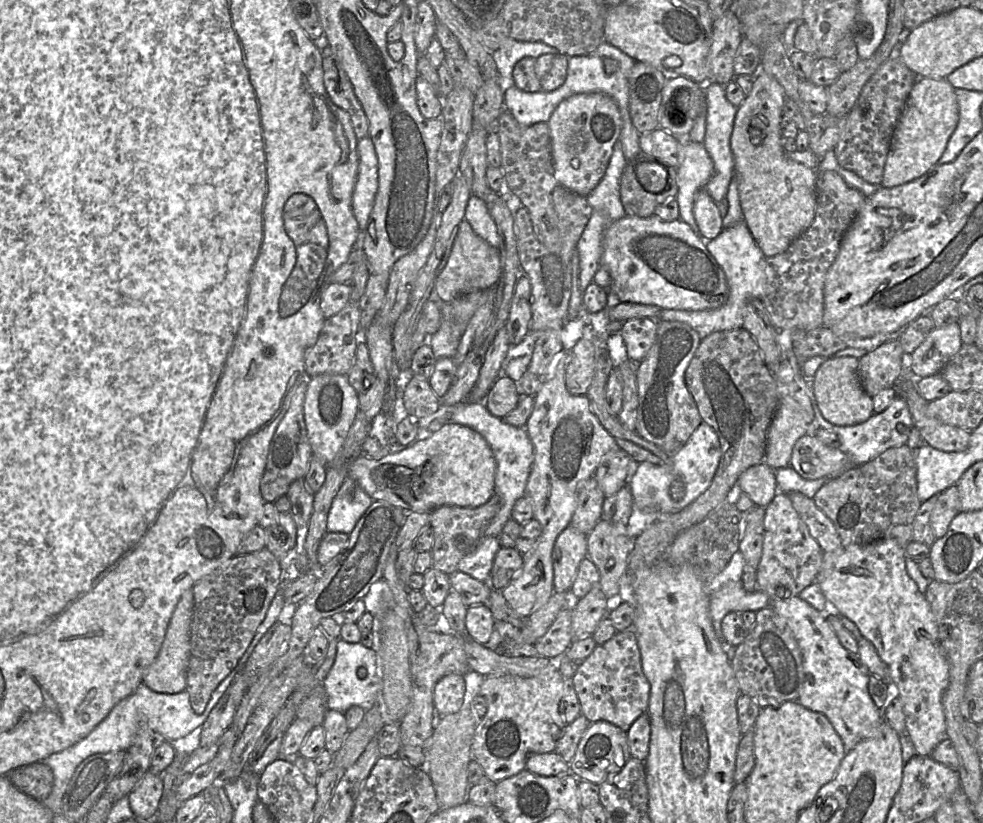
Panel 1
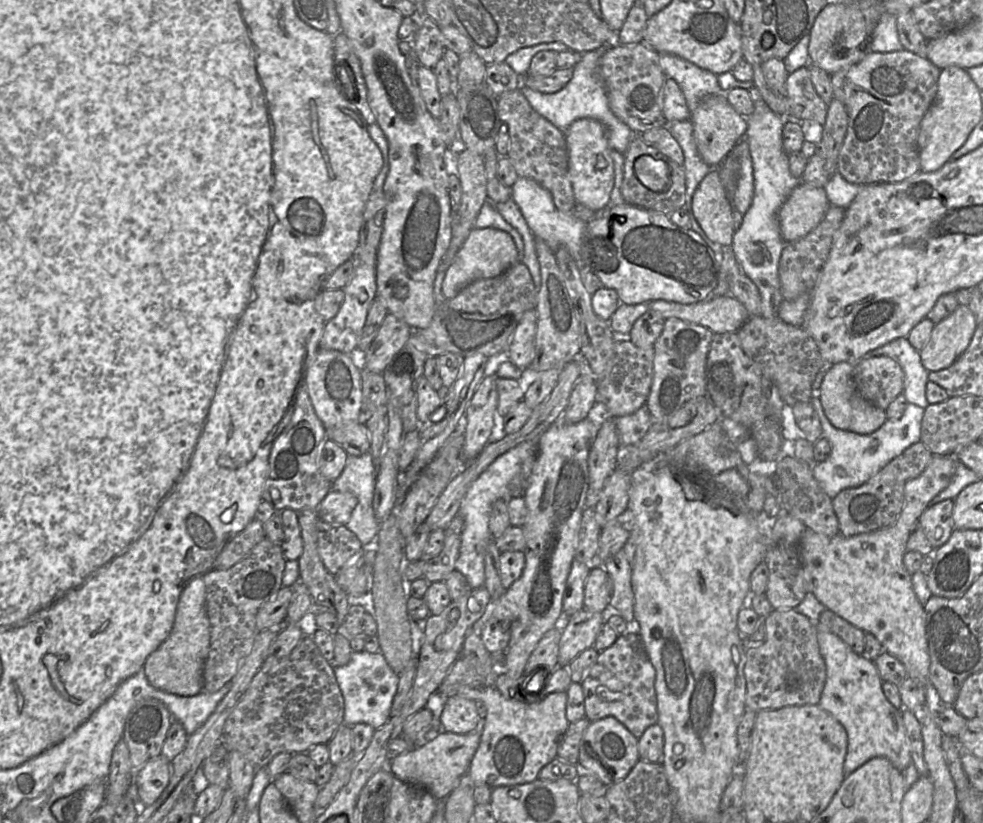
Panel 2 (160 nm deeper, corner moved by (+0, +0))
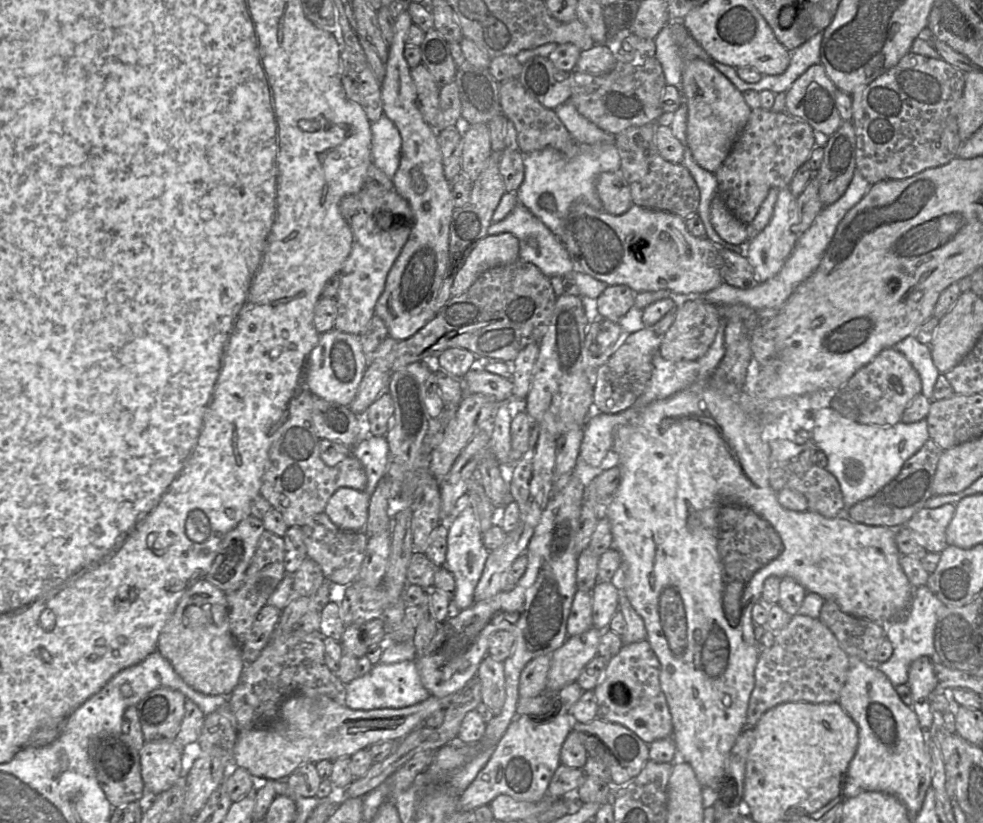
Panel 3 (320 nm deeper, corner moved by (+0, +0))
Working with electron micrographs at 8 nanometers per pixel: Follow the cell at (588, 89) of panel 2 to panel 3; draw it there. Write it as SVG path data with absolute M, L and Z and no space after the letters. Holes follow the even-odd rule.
M571 101L554 109L573 140L578 144L614 143L614 137L583 117Z

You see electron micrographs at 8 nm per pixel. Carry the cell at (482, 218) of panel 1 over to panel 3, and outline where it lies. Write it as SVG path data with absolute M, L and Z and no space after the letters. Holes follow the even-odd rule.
M519 202L507 217L489 226L488 235L500 233L513 234L519 241L519 259L534 264L546 276L563 277L574 271L574 265L560 239Z

